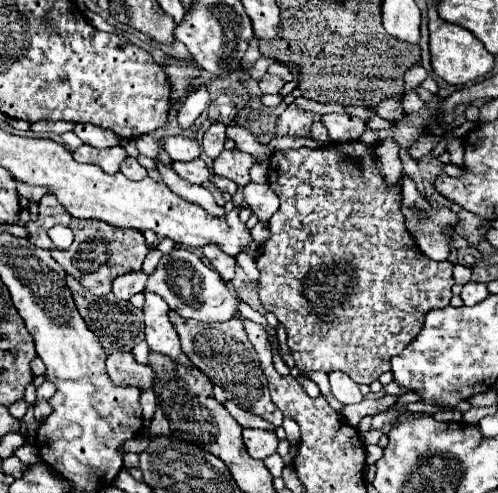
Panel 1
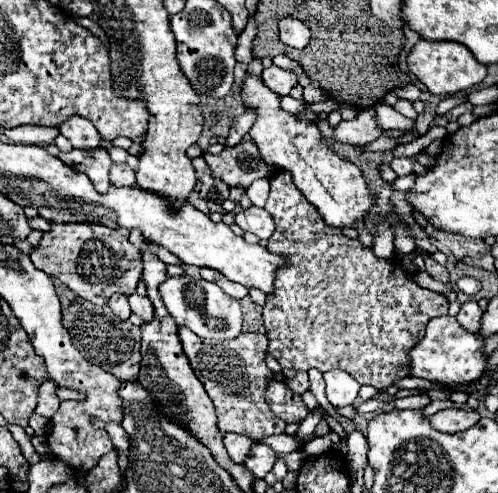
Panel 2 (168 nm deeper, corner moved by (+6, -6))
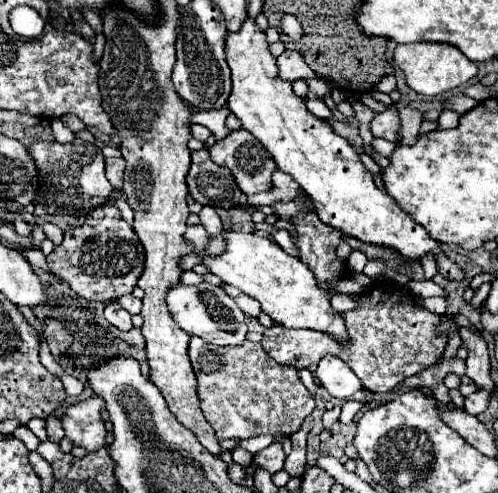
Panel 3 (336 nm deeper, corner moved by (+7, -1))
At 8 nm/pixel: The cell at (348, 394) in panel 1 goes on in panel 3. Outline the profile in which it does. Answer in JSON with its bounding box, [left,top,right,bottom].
[315,355,363,401]

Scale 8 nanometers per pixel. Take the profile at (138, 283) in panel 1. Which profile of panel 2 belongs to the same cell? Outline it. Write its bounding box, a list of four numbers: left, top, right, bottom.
[108,294,130,320]

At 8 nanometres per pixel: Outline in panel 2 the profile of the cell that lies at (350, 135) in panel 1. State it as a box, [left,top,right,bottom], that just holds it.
[334,108,382,146]

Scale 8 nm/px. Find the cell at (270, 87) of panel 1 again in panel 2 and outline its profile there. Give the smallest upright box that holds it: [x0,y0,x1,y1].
[262,66,298,96]

